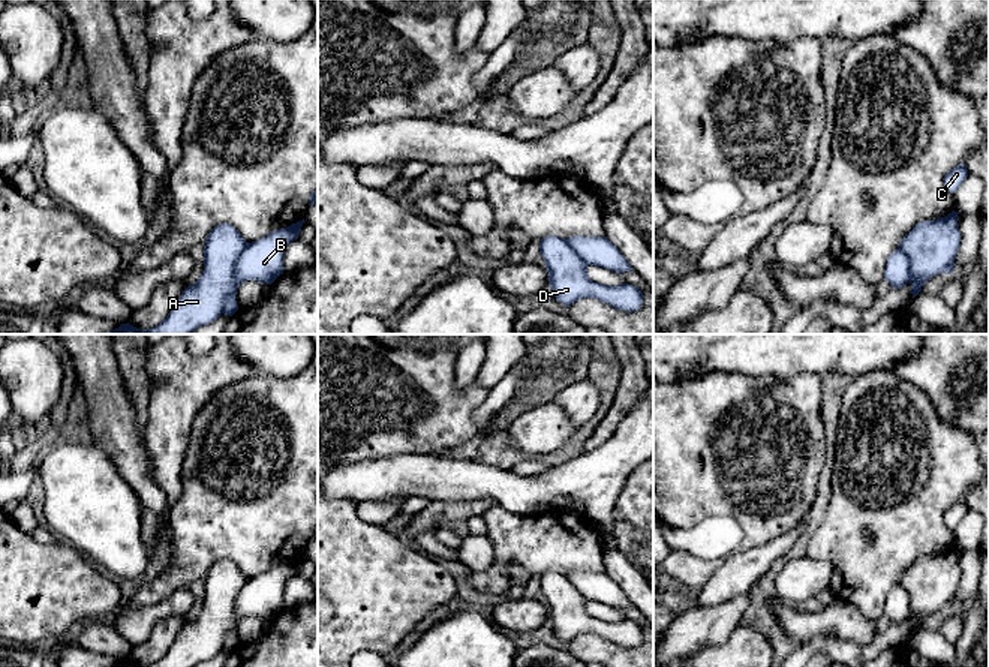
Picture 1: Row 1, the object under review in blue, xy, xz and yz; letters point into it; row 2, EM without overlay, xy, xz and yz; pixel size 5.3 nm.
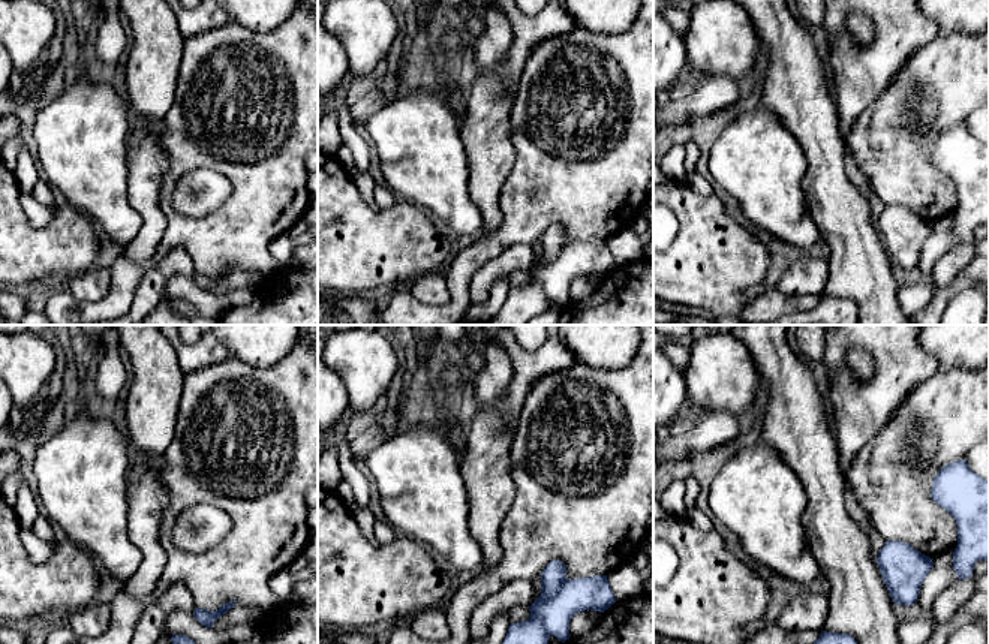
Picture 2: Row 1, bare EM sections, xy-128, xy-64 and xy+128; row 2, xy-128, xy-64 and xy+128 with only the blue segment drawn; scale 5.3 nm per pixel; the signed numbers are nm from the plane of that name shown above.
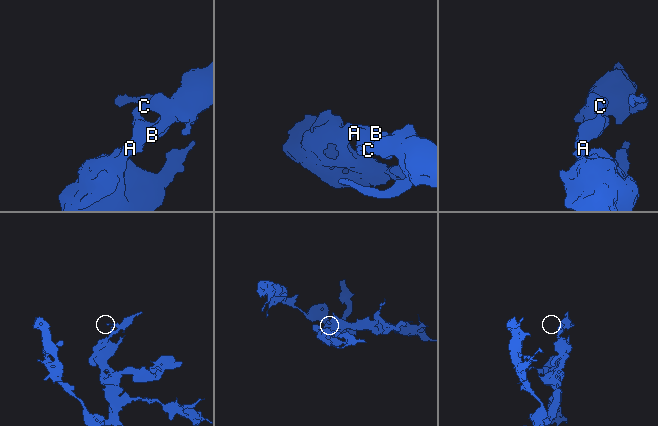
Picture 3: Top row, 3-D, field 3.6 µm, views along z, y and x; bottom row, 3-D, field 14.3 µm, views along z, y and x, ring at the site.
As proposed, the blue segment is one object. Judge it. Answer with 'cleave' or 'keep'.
cleave

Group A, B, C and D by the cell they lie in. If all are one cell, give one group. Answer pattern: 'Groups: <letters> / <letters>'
Groups: A D / B C

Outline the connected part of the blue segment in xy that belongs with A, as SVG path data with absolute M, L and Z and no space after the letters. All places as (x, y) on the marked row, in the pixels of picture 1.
M232 225L214 226L205 240L201 277L183 291L159 325L141 330L127 322L100 334L192 334L216 321L225 310L225 300L237 295L235 264L247 244Z

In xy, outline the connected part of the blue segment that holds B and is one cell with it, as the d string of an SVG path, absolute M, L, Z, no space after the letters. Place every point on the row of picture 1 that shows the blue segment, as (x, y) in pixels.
M304 219L249 243L237 259L234 286L247 280L271 285L283 274L285 247L298 238L303 223Z

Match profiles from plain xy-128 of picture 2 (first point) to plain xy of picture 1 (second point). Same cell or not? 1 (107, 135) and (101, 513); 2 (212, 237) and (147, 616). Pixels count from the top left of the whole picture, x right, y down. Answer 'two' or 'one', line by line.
1: one
2: two

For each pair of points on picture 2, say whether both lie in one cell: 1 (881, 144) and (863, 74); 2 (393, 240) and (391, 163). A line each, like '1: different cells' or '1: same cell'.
1: different cells
2: different cells

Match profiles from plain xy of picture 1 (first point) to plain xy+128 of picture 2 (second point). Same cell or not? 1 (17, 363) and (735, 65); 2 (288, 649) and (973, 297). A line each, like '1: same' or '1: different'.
1: same
2: different

